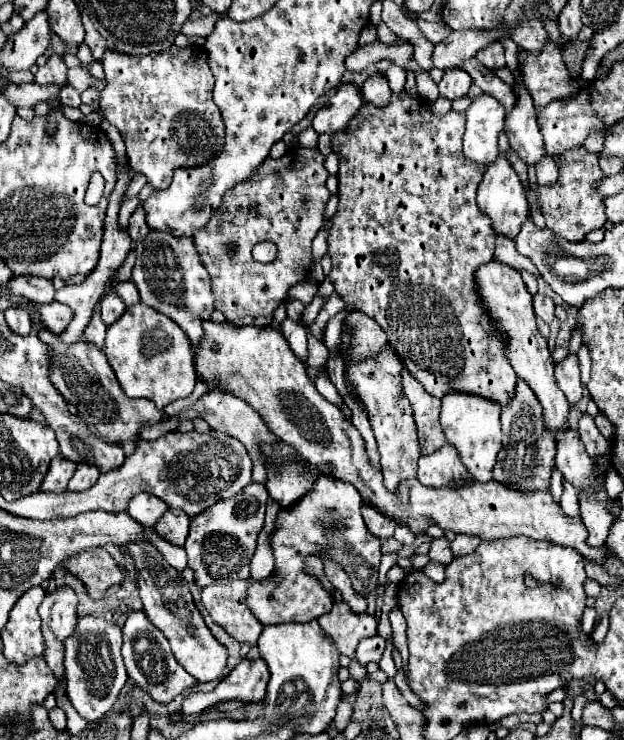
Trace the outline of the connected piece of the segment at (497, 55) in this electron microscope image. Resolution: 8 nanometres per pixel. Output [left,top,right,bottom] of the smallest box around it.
[476,43,504,69]

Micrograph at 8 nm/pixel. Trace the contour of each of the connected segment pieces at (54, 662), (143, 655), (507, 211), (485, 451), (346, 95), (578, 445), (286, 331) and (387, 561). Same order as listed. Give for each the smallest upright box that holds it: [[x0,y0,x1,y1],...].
[[40,587,76,681],[122,611,196,703],[478,155,528,239],[440,393,502,483],[312,83,362,133],[556,429,594,491],[282,319,308,363],[380,553,398,583]]

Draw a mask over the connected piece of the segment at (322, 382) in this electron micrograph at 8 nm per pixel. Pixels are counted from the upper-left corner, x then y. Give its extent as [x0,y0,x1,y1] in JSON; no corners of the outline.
[316,369,344,405]

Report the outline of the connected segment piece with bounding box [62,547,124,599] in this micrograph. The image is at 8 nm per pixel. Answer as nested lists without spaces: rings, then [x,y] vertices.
[[[102,547],[72,553],[62,567],[86,585],[86,591],[92,599],[100,599],[108,587],[120,585],[124,579],[122,569]]]

